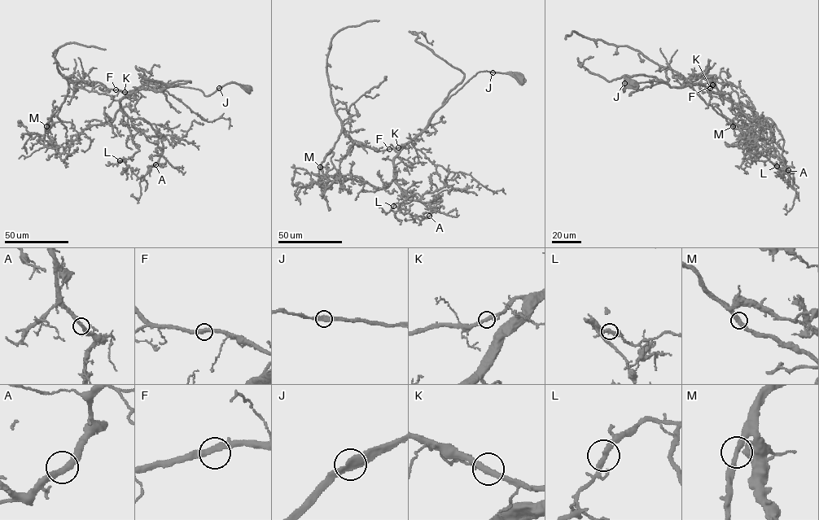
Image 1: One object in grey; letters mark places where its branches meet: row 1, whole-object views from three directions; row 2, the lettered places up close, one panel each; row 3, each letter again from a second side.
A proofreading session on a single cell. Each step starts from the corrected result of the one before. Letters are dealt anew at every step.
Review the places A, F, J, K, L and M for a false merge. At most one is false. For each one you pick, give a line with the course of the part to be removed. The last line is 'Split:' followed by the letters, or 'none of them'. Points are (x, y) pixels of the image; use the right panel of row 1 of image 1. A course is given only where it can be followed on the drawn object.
Split: none of them

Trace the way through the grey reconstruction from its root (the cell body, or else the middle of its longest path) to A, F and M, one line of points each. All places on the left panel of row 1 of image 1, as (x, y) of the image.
A: (247, 88), (228, 83), (205, 96), (168, 86), (124, 97), (120, 108), (160, 135), (155, 164)
F: (247, 88), (228, 83), (207, 96), (177, 85), (161, 91), (137, 89), (130, 93), (116, 89)
M: (247, 88), (228, 83), (207, 96), (177, 85), (126, 93), (76, 80), (46, 126)

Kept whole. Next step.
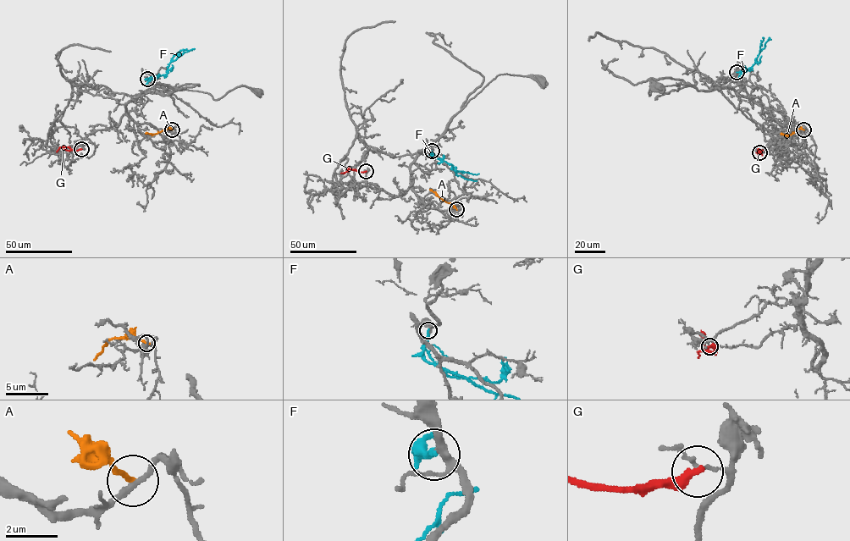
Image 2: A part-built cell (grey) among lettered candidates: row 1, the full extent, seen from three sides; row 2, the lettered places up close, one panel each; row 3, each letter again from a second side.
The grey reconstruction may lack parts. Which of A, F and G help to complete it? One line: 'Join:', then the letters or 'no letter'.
Join: F

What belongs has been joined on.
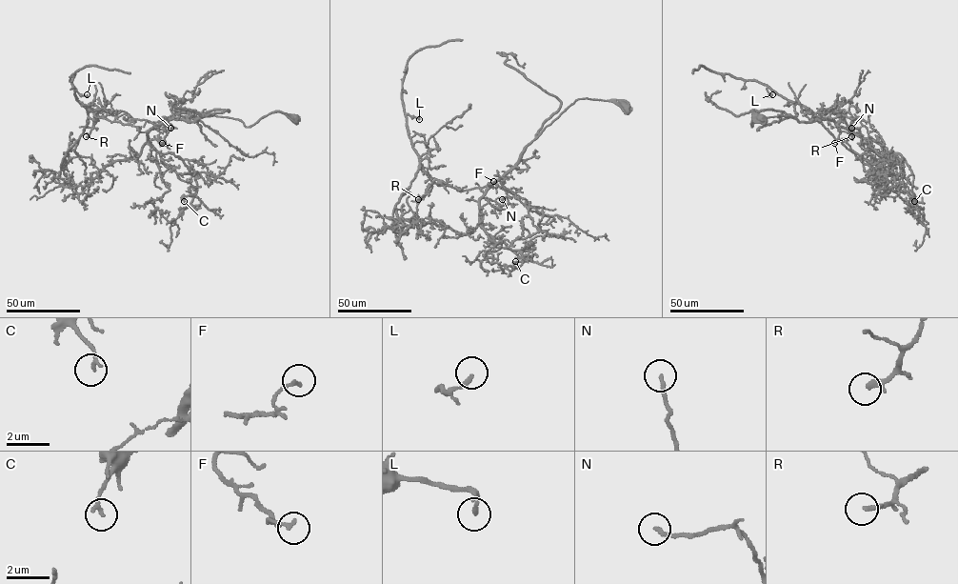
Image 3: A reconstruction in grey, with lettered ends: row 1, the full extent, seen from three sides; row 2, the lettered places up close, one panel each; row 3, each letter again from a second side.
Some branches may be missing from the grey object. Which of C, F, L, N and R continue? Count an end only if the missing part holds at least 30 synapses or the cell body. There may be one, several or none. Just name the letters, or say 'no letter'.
R

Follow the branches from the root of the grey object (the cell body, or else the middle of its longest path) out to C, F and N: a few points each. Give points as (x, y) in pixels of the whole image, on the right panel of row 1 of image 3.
C: (761, 117), (753, 111), (751, 127), (779, 115), (830, 118), (873, 138), (909, 166), (914, 201)
F: (761, 117), (753, 111), (751, 127), (758, 119), (779, 115), (799, 122), (830, 118), (839, 127), (834, 143)
N: (761, 117), (753, 111), (751, 127), (758, 119), (783, 115), (799, 122), (830, 118), (851, 128)

